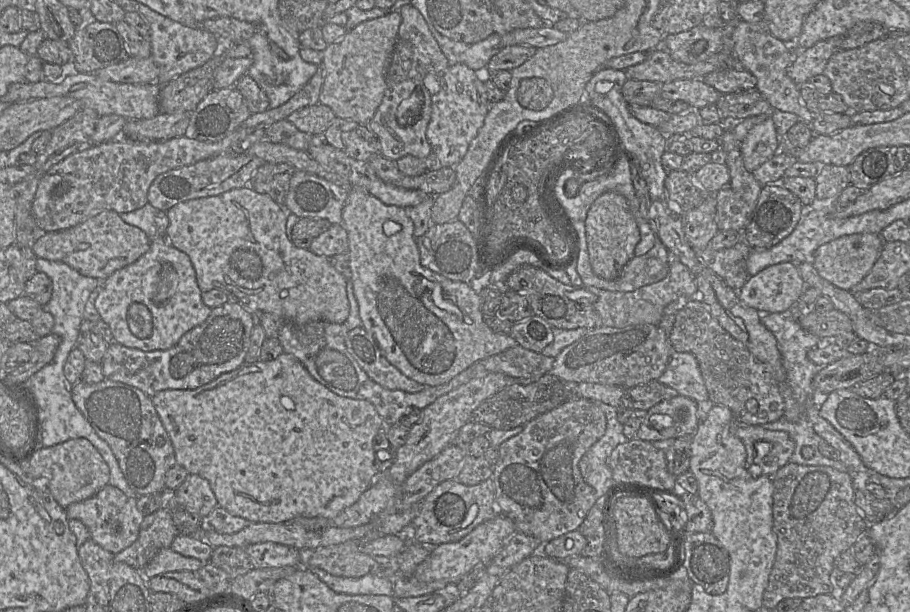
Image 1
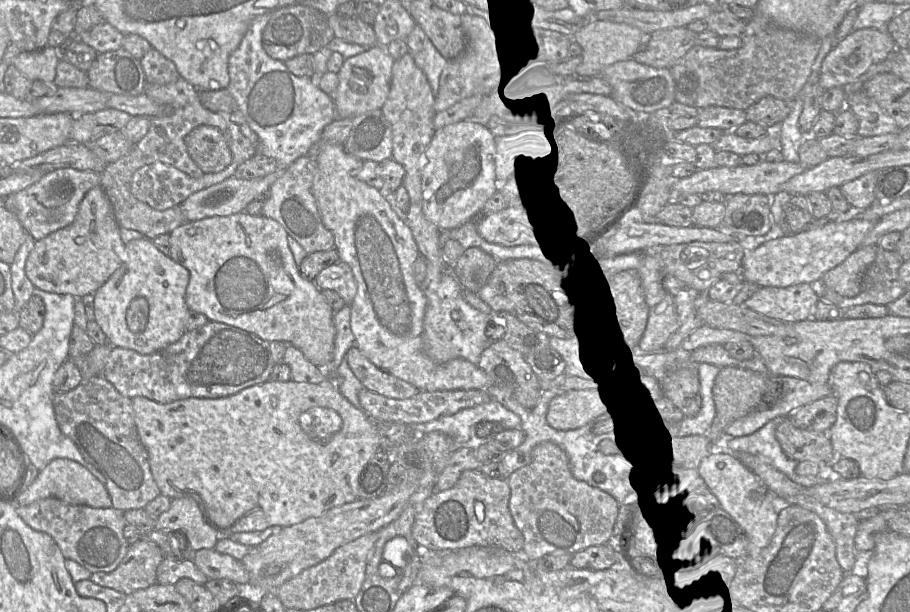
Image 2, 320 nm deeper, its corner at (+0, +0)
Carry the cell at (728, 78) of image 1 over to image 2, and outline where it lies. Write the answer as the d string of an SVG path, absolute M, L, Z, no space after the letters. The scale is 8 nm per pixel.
M765 96L745 110L747 120L765 129L782 123L790 113L790 103L773 96Z

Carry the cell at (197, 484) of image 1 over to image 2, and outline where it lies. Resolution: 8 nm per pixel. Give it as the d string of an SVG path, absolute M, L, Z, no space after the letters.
M188 496L172 499L170 508L156 520L155 529L182 534L186 547L193 552L214 549L220 539L206 521L199 503Z

